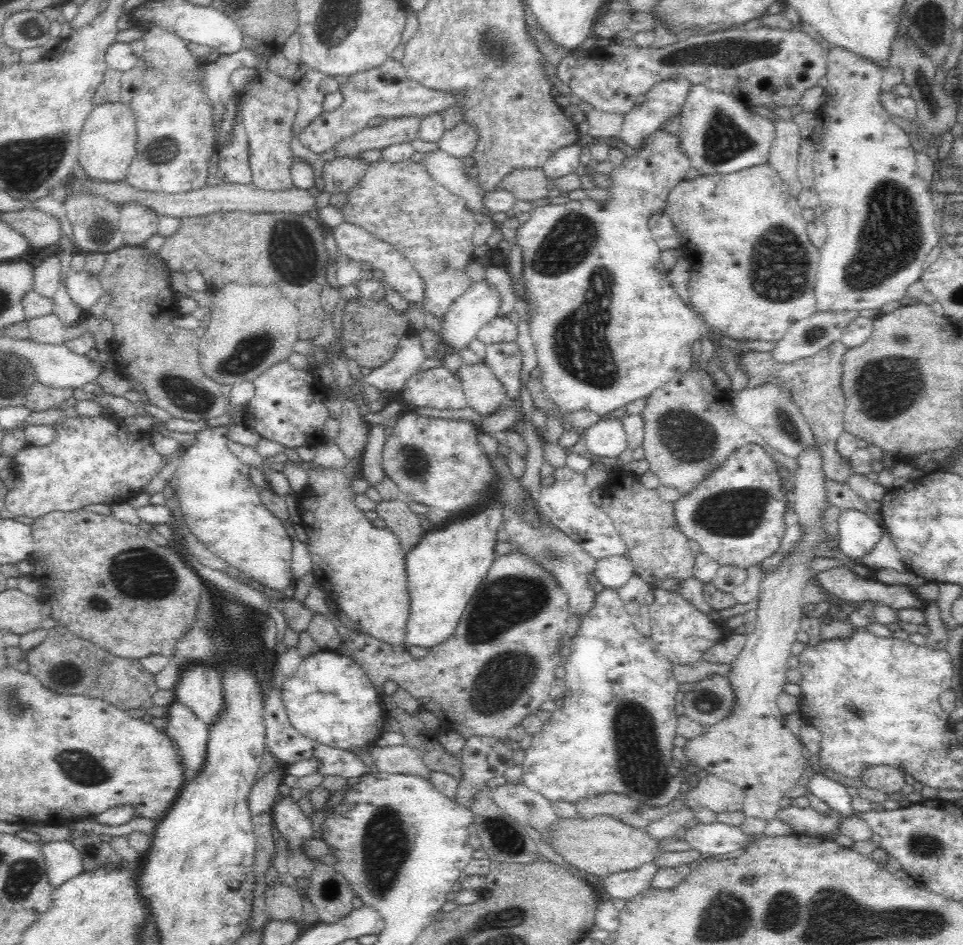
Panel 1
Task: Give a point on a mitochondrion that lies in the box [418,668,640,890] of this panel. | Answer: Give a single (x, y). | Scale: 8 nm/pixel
(503, 834)

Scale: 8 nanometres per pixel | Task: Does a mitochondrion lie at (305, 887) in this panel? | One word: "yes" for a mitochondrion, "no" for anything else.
no

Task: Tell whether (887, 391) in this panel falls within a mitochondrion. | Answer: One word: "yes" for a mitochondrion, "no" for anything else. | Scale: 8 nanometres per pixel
yes

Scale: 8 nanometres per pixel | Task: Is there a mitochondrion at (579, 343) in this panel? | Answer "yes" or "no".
yes

